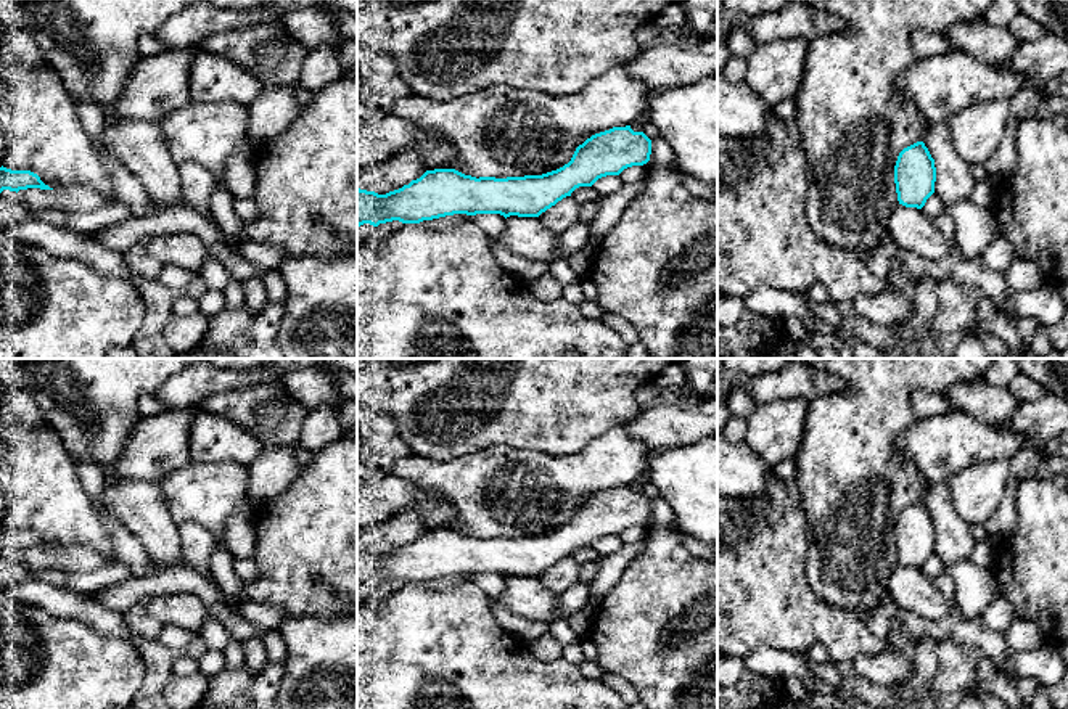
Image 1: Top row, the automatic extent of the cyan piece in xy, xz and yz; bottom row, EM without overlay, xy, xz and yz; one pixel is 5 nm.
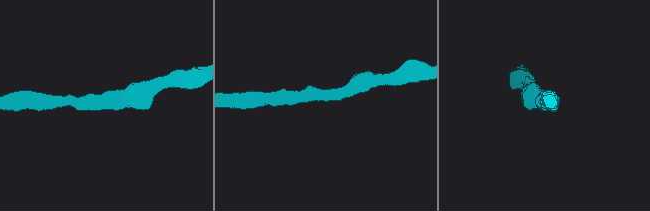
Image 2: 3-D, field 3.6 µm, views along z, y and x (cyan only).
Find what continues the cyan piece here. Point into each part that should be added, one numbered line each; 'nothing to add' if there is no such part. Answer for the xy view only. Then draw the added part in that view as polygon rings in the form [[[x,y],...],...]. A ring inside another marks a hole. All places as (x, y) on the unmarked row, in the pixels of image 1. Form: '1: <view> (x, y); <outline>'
nothing to add

